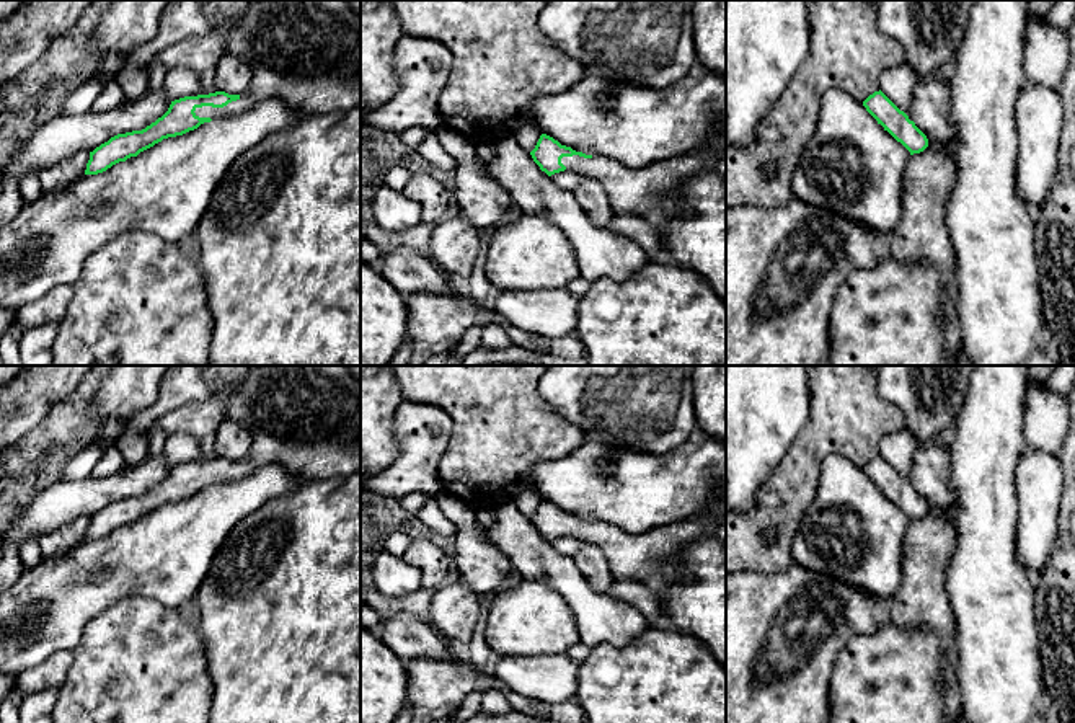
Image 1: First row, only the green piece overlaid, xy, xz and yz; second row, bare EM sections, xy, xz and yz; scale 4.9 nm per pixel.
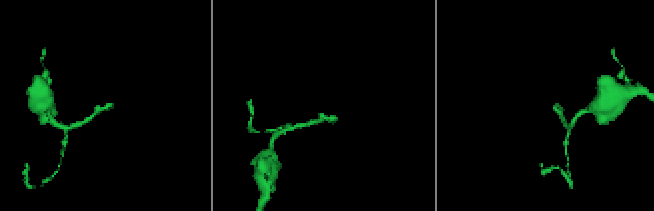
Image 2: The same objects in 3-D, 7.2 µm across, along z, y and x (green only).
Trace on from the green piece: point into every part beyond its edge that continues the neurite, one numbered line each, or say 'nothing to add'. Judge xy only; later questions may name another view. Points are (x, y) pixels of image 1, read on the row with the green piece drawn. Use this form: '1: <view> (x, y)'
1: xy (307, 53)

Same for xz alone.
1: xz (651, 191)

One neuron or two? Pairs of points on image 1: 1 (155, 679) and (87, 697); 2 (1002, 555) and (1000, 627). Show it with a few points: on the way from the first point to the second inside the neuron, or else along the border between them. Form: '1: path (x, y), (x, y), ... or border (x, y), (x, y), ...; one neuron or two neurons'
1: path (139, 694), (136, 697), (103, 697); one neuron
2: path (997, 573), (997, 609); one neuron

